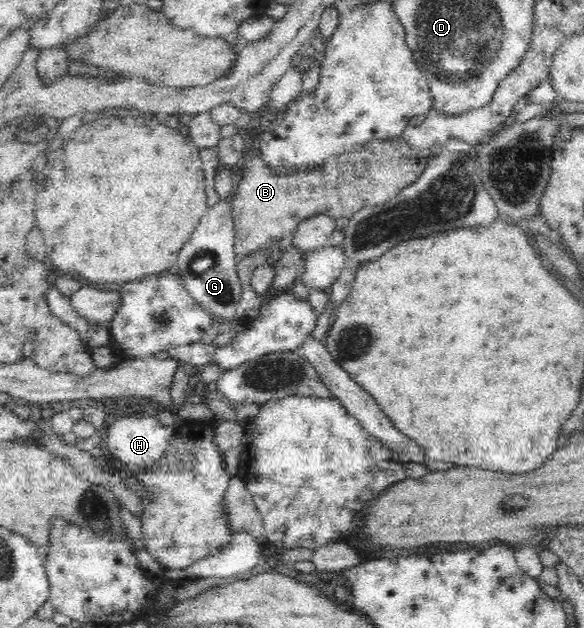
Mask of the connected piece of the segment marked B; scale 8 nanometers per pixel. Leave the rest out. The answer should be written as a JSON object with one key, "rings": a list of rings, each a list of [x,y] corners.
{"rings":[[[397,136],[390,140],[371,140],[355,150],[343,155],[329,157],[329,160],[321,164],[302,166],[289,173],[277,173],[269,162],[265,161],[261,152],[254,158],[249,157],[245,167],[241,167],[241,180],[235,184],[237,192],[230,201],[230,214],[235,228],[235,252],[238,259],[250,256],[257,250],[277,243],[285,235],[293,234],[303,221],[317,214],[331,215],[337,219],[350,217],[365,206],[383,205],[393,200],[399,193],[413,185],[425,171],[429,163],[429,157],[433,153],[430,149],[409,147],[403,138]]]}

